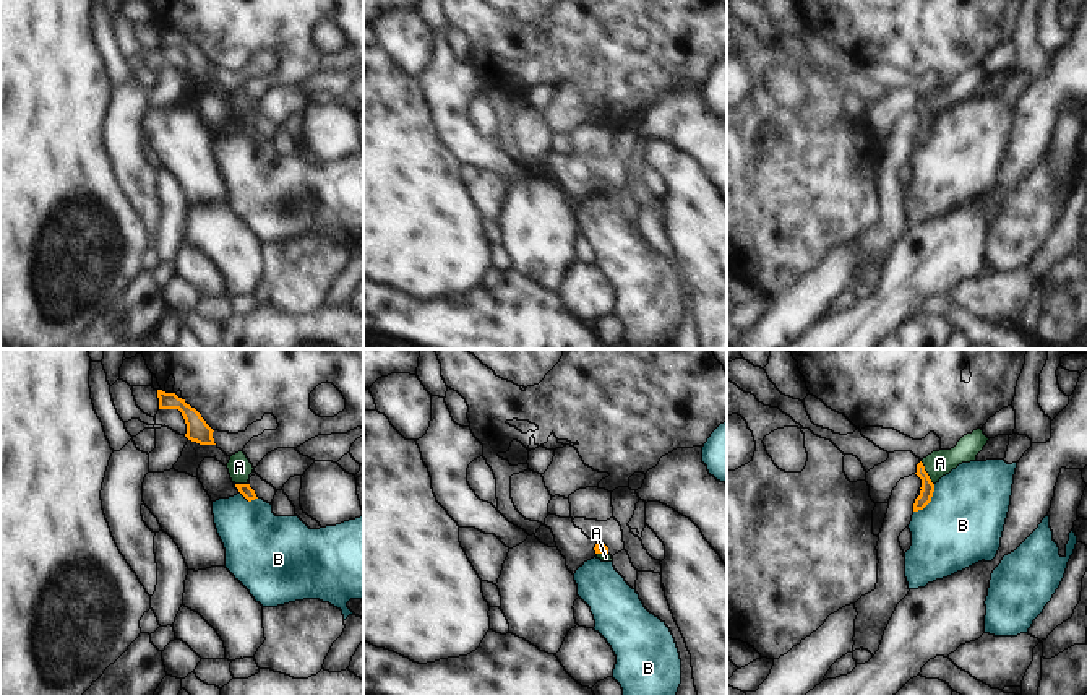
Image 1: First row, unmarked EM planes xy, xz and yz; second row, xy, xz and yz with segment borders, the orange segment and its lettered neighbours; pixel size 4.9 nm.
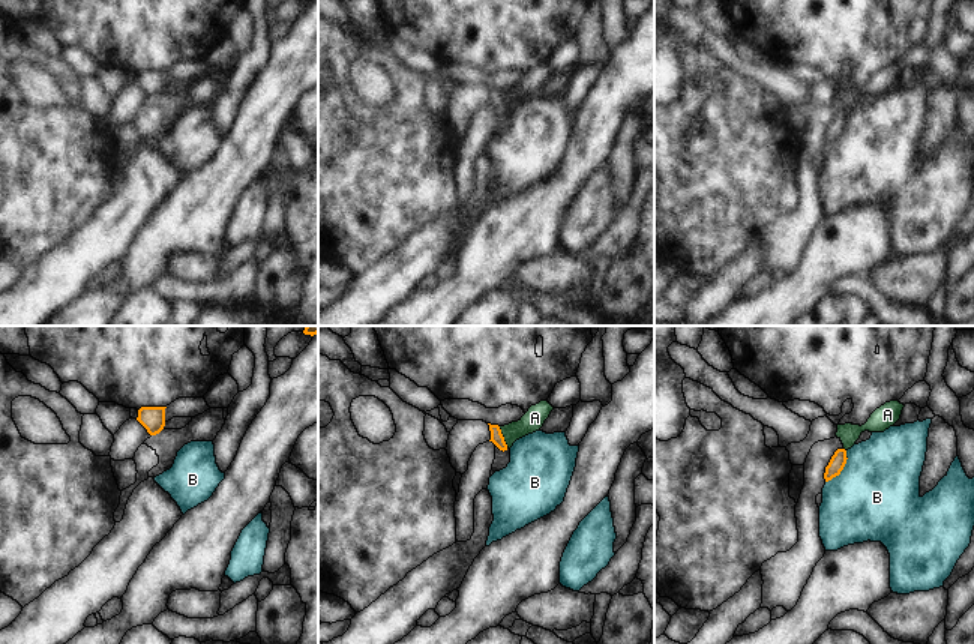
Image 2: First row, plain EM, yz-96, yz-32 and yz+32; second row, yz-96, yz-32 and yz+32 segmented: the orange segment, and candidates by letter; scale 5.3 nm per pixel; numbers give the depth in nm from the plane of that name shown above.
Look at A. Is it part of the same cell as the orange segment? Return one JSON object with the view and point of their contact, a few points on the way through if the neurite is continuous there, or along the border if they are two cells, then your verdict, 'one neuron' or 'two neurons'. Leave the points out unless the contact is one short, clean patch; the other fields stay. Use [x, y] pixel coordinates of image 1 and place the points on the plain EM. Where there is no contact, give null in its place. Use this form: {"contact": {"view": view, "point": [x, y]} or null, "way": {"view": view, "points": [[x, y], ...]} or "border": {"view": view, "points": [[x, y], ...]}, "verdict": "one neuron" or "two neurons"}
{"contact": {"view": "yz", "point": [927, 109]}, "border": {"view": "yz", "points": [[920, 96], [933, 120]]}, "verdict": "two neurons"}

